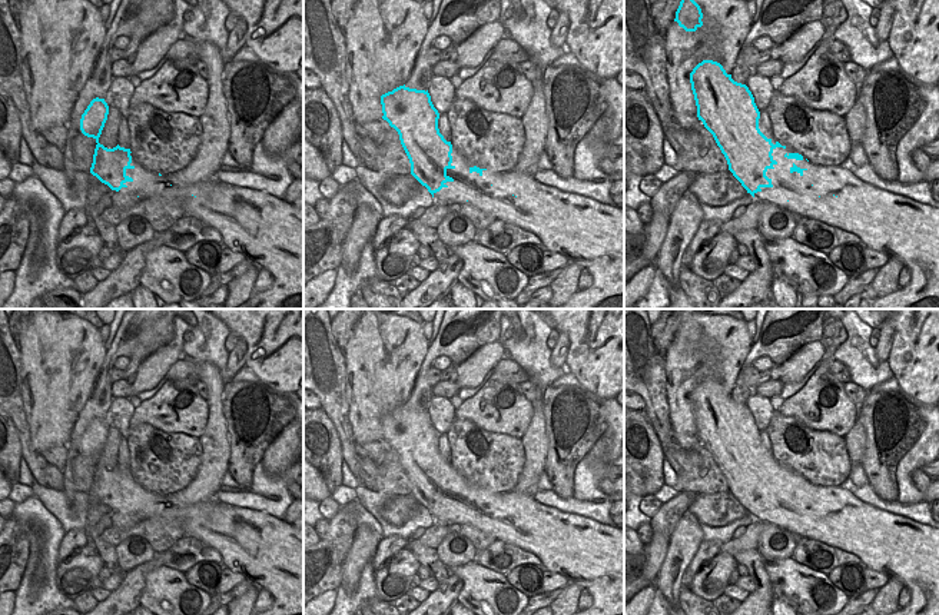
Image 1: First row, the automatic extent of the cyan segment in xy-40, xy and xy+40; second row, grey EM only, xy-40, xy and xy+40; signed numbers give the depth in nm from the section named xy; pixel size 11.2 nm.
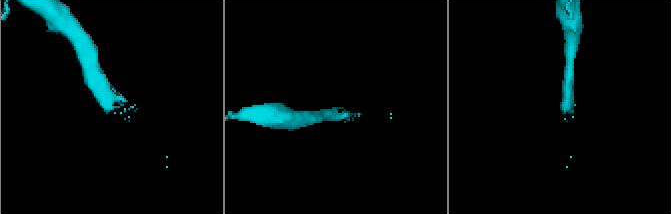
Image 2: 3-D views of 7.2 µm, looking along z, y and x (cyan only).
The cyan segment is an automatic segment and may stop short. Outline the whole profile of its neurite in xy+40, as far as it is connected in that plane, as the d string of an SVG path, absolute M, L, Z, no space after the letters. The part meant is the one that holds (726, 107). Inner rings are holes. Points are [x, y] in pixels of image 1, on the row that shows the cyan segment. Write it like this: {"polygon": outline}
{"polygon": "M703 60L690 73L691 90L697 106L697 117L713 134L724 154L729 170L756 200L769 197L787 203L784 195L796 192L800 202L817 202L817 217L802 210L797 215L817 219L829 226L856 235L867 249L880 252L889 259L903 263L910 270L910 283L896 292L872 300L869 309L939 309L939 209L922 205L909 197L880 190L859 180L842 166L840 172L816 174L817 166L797 152L782 146L762 120L754 97L746 84L737 83L723 66ZM826 177L827 184L845 183L840 195L829 192L824 197L814 193L814 179Z"}

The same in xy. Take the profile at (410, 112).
{"polygon": "M405 84L381 96L382 119L394 127L411 163L411 174L428 189L435 200L448 197L467 203L461 195L475 192L480 202L498 205L495 219L521 227L540 237L547 250L563 255L568 263L587 269L593 285L577 290L564 305L555 309L624 309L624 209L600 203L594 199L561 192L543 184L531 173L494 173L470 164L439 133L439 113L431 102L428 90L409 89ZM505 177L507 184L524 183L520 195L508 192L505 196L494 193L494 179Z"}

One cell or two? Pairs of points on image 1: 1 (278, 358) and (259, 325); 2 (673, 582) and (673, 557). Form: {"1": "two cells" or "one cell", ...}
{"1": "one cell", "2": "one cell"}

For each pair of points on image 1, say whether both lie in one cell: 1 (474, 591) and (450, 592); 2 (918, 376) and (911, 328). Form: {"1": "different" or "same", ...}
{"1": "different", "2": "same"}

